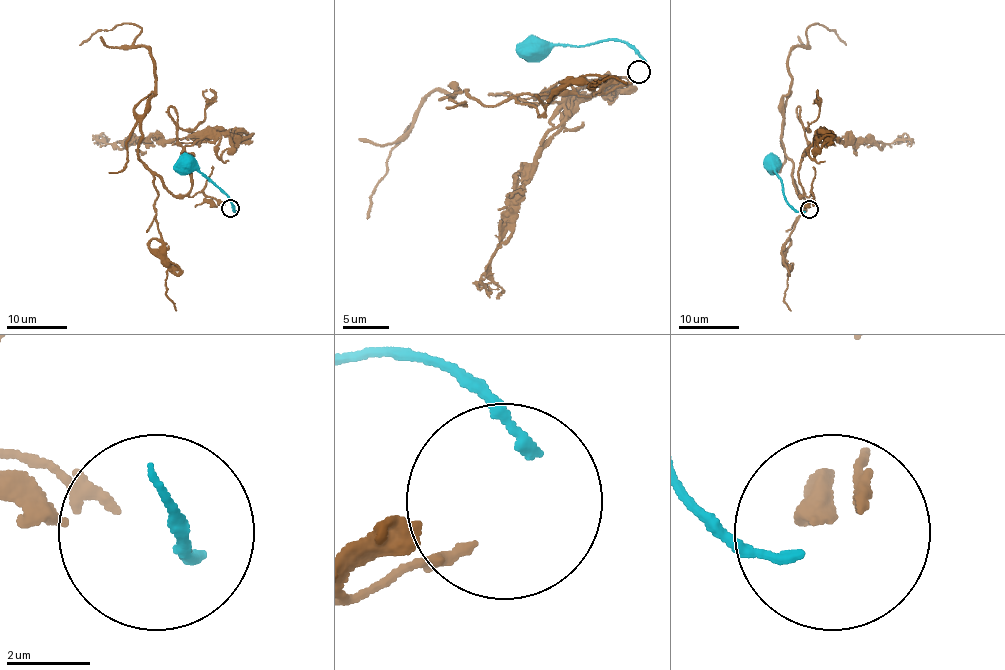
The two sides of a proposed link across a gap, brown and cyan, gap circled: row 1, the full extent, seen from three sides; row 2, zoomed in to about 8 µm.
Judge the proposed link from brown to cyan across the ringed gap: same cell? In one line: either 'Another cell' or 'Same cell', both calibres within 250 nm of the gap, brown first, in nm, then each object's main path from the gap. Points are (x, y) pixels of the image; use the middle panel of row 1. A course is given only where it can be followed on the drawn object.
Another cell. Thickness 260 nm (brown) against 260 nm. Course of brown: (632, 82), (582, 95), (516, 93), (495, 105), (454, 87), (456, 94), (430, 92), (389, 156), (367, 218). Course of cyan: (643, 63), (639, 54), (620, 40), (556, 45), (535, 40), (530, 44)

